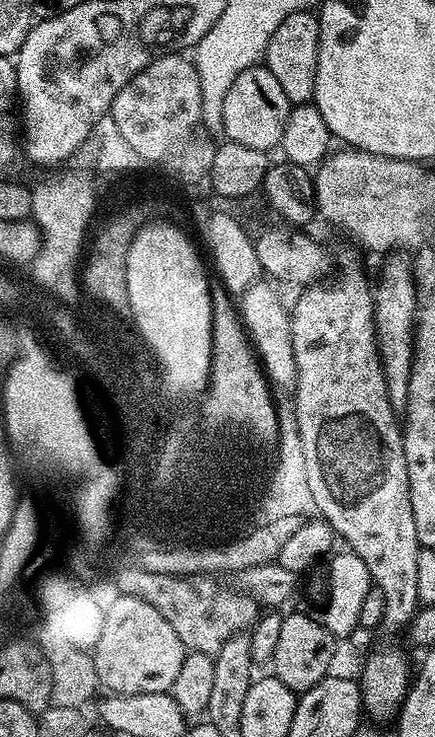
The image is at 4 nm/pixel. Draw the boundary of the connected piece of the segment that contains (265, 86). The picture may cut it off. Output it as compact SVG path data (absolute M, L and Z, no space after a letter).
M266 66L247 68L238 74L238 78L234 78L226 94L226 102L222 105L223 135L238 142L238 146L251 146L254 150L271 153L280 147L280 139L286 130L286 118L293 107L278 78L274 78Z

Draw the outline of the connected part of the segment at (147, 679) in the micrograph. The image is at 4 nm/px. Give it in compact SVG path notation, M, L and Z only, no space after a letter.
M117 595L115 599L106 608L102 634L91 653L101 685L118 696L168 692L186 655L184 644L174 634L174 626L154 606L138 598Z

